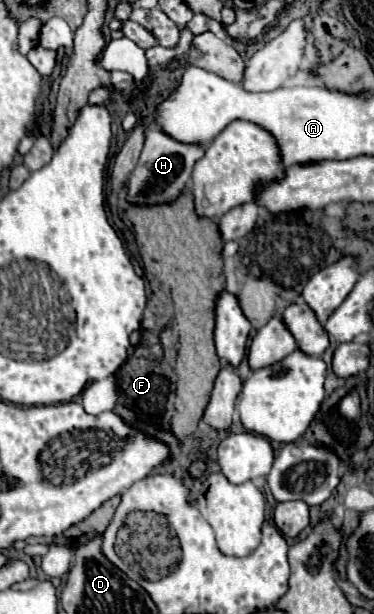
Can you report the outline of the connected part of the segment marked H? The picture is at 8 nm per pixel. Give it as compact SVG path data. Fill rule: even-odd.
M149 128L145 132L145 144L139 156L137 166L133 168L129 180L127 180L127 202L133 206L157 206L157 204L173 204L179 194L189 188L191 170L195 162L203 156L201 146L193 144L181 144L167 134L163 134L159 128Z

